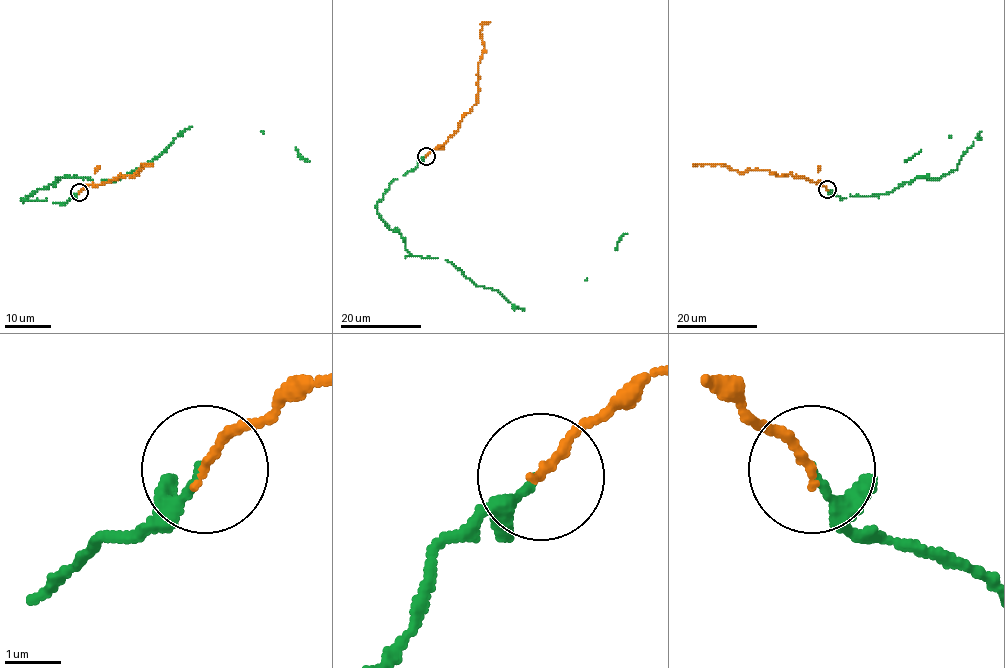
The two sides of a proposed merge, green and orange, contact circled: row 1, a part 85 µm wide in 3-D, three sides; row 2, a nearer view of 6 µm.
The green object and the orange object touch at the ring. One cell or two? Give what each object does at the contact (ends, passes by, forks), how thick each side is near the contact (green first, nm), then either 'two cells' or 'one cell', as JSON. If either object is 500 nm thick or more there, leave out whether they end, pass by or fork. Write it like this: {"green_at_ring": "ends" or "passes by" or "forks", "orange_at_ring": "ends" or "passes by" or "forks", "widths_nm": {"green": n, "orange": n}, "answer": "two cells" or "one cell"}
{"green_at_ring": "ends", "orange_at_ring": "ends", "widths_nm": {"green": 120, "orange": 160}, "answer": "one cell"}

